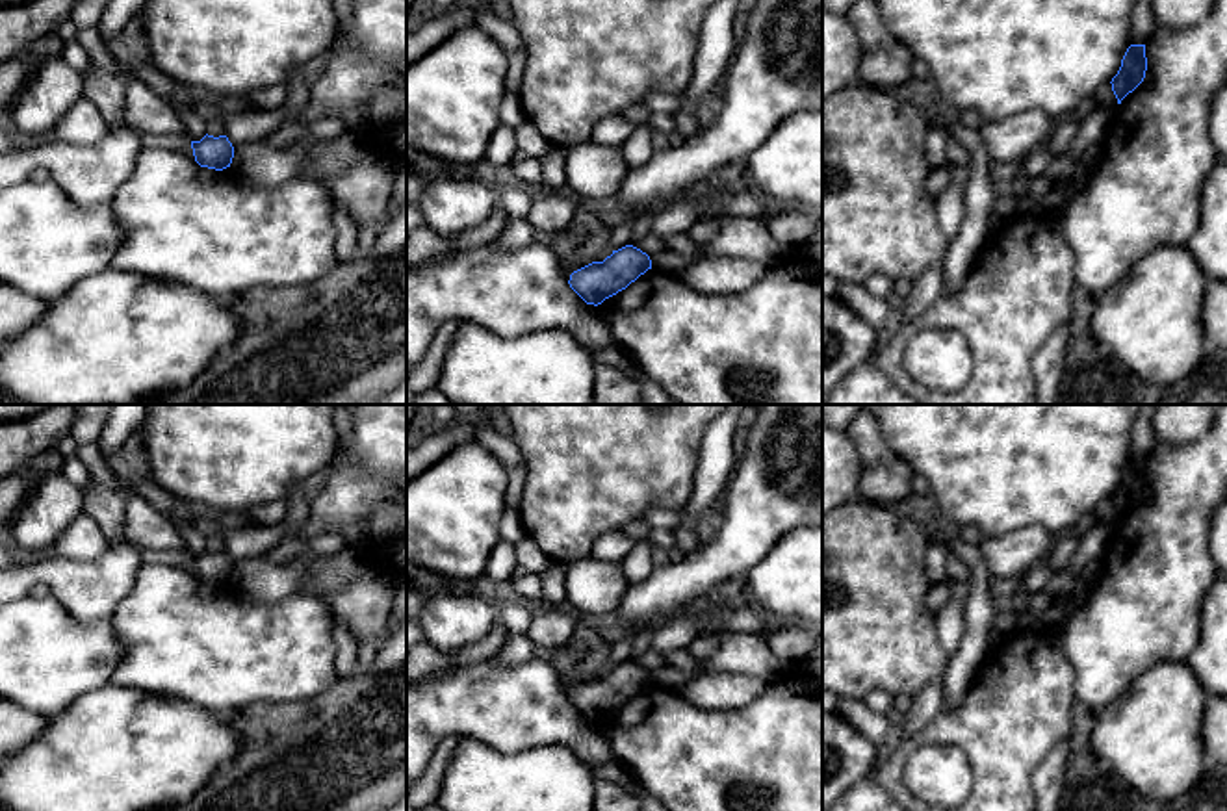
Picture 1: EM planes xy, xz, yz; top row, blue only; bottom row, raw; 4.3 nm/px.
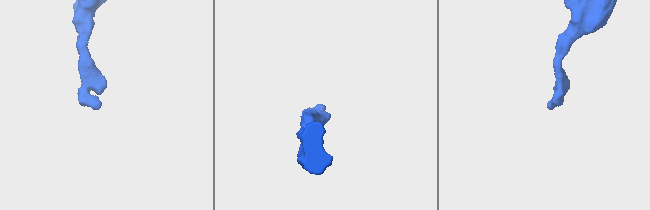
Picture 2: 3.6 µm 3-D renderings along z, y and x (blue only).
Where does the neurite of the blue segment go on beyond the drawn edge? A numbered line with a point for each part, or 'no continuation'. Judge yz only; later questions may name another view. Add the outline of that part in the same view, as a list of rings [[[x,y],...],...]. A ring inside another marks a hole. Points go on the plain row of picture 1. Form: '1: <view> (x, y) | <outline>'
no continuation

